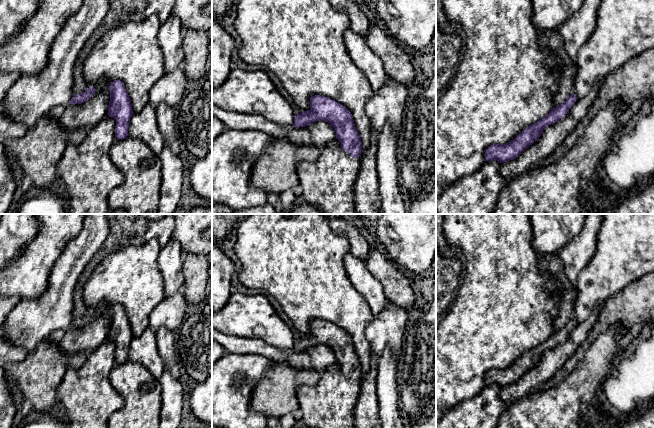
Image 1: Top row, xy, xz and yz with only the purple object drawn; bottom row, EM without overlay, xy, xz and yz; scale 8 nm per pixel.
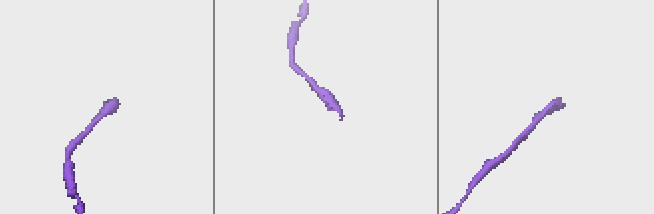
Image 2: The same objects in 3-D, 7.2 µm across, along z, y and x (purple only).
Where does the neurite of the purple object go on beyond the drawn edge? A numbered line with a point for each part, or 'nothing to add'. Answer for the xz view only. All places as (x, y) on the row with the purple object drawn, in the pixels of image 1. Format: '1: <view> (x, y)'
1: xz (328, 183)

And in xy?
1: xy (86, 170)

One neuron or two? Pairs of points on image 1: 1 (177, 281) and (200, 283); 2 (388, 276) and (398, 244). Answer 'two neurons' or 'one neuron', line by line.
1: two neurons
2: two neurons

